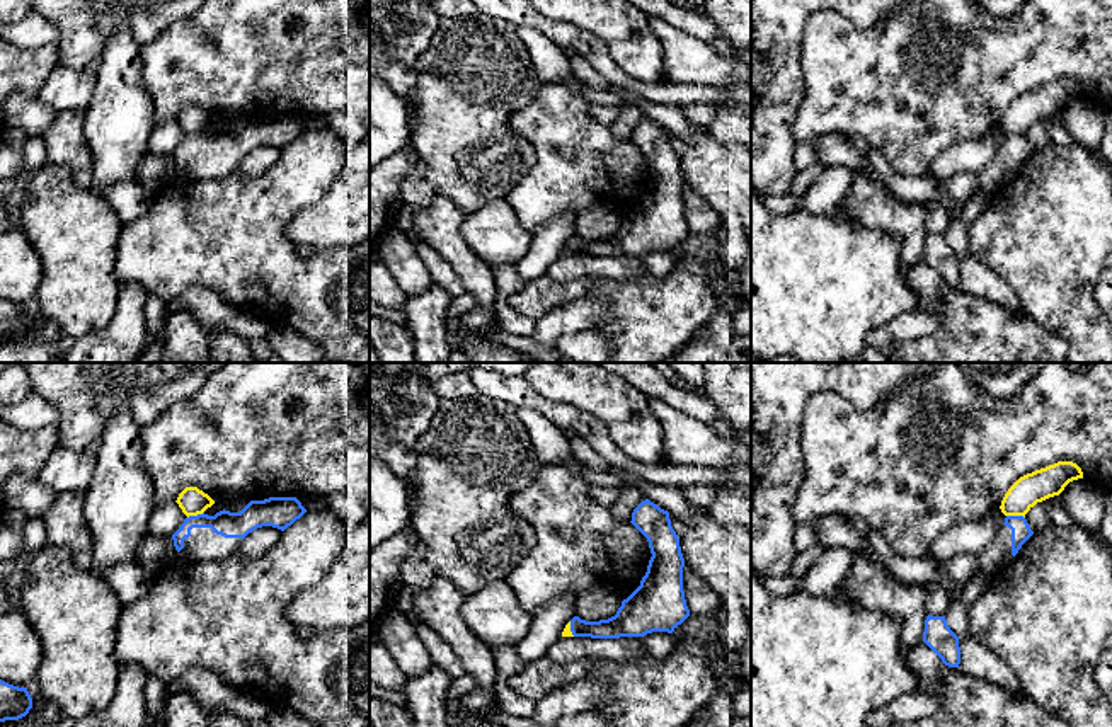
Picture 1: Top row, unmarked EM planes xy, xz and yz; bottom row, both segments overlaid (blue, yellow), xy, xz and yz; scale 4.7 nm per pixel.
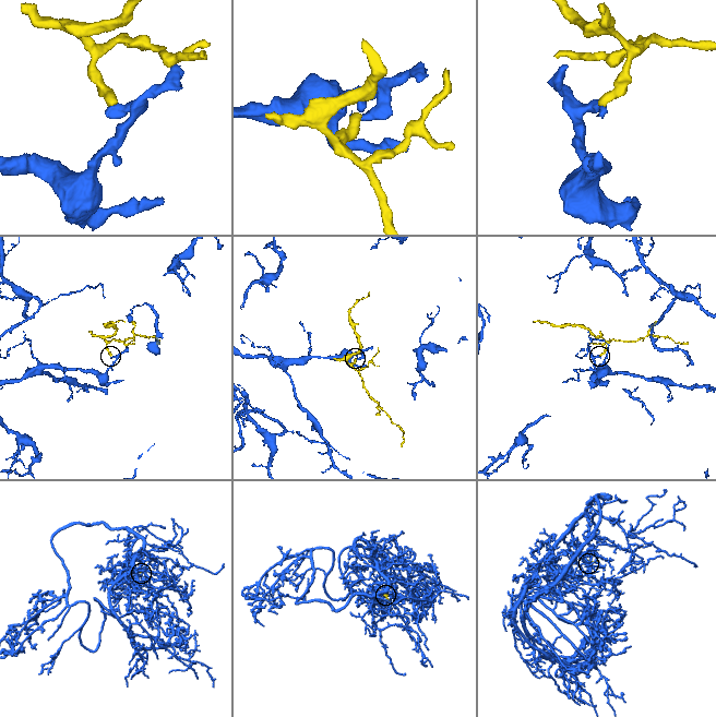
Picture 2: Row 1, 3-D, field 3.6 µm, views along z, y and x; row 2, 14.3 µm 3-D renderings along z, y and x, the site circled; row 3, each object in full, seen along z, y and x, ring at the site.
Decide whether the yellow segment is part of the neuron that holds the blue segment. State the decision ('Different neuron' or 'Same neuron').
Different neuron

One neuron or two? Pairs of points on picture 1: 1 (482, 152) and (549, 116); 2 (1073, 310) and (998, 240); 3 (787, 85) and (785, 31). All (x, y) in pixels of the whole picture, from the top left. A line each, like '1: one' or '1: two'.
1: two
2: one
3: one

